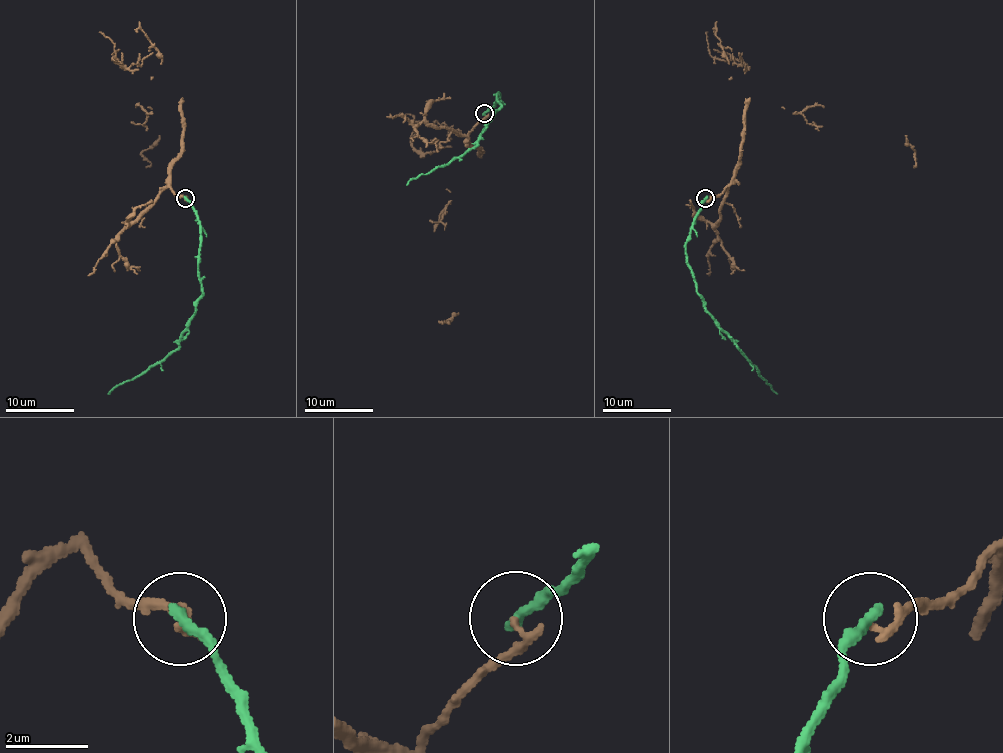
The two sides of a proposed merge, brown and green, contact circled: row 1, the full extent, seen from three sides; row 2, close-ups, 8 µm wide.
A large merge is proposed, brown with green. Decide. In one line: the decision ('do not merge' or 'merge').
do not merge

